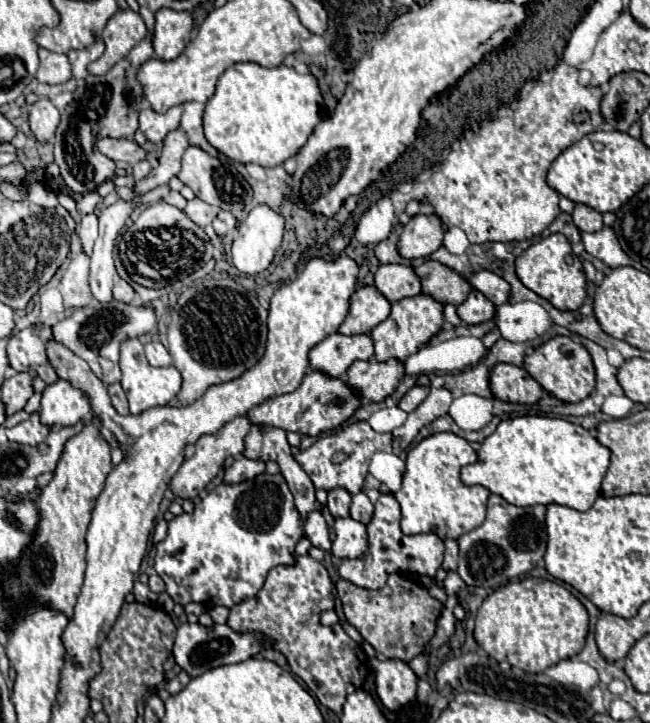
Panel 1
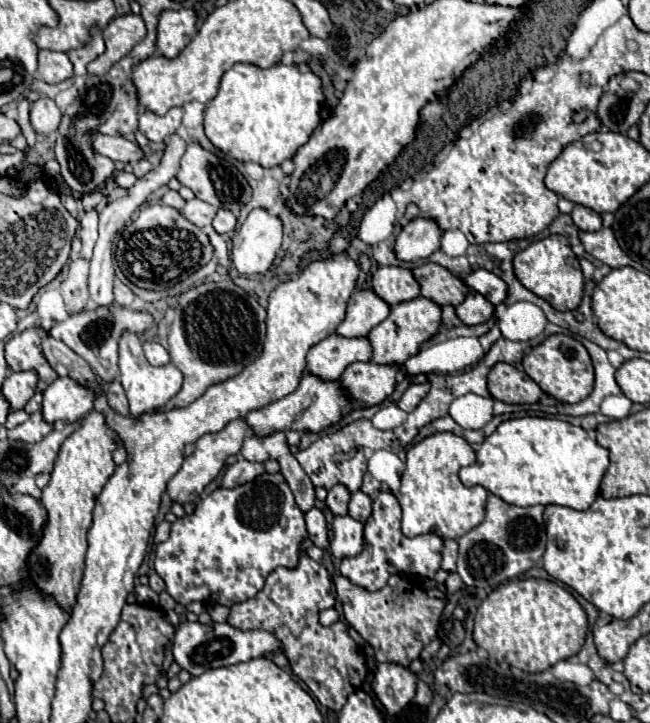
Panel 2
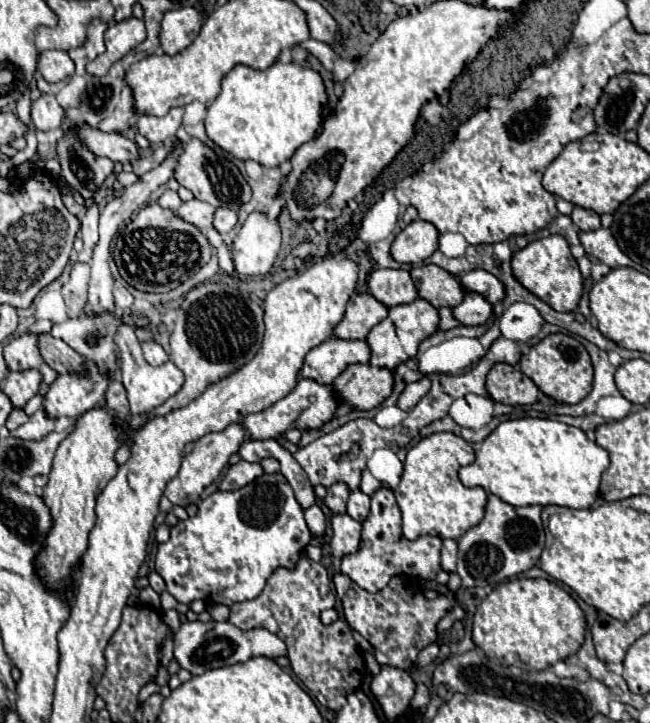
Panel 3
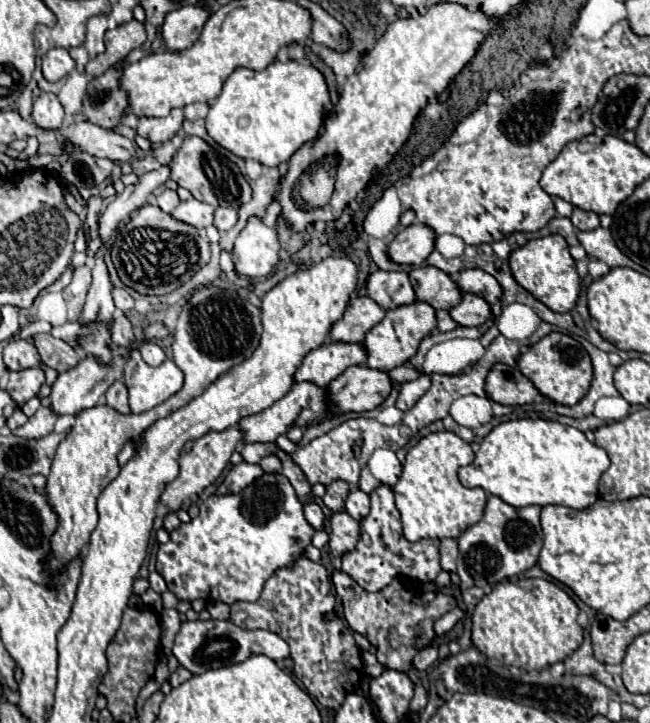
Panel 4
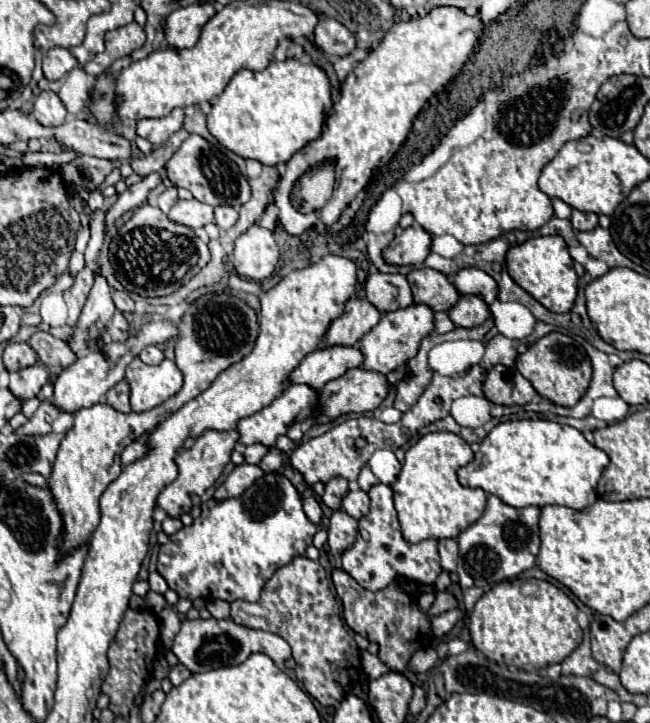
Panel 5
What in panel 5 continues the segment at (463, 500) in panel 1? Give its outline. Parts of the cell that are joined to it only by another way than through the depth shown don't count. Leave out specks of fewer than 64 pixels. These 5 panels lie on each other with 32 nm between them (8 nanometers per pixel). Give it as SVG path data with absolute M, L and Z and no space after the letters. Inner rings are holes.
M452 432L426 434L406 450L402 470L392 484L394 506L404 540L416 544L428 538L456 538L464 528L474 524L478 516L482 516L486 506L484 490L464 488L456 478L456 470L468 464L472 456L472 448Z

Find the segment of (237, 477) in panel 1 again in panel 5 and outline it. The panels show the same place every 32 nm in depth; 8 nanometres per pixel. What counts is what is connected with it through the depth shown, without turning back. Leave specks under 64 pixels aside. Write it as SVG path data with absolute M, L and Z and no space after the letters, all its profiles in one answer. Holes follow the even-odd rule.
M240 464L236 466L230 476L216 488L214 492L214 500L222 502L228 498L236 498L242 496L260 476L264 476L264 472L260 470L260 466L252 466L252 464Z

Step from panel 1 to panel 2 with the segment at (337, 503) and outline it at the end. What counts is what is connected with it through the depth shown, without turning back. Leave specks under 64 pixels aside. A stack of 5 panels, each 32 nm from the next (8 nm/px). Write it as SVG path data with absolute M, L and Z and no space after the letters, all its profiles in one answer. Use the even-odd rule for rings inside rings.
M336 484L328 490L328 498L326 498L326 506L332 510L332 514L348 514L348 500L350 500L350 492L344 484Z

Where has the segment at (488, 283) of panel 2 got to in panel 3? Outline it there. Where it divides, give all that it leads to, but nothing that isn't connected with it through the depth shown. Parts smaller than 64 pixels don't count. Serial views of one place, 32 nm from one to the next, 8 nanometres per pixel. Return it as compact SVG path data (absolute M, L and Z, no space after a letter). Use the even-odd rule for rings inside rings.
M470 270L466 274L462 274L460 284L466 292L476 292L480 296L484 296L490 304L496 304L504 298L504 286L500 284L500 280L496 280L496 276L492 276L486 270Z

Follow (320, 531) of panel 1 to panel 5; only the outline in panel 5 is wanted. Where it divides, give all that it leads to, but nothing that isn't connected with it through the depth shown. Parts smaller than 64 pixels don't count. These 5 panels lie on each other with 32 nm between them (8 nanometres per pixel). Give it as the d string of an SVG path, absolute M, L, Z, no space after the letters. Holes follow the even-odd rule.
M312 488L302 490L302 492L300 492L300 498L302 498L302 504L304 504L304 512L306 512L306 516L308 516L314 524L320 524L322 510L320 510L320 504L316 502L314 490L312 490Z

